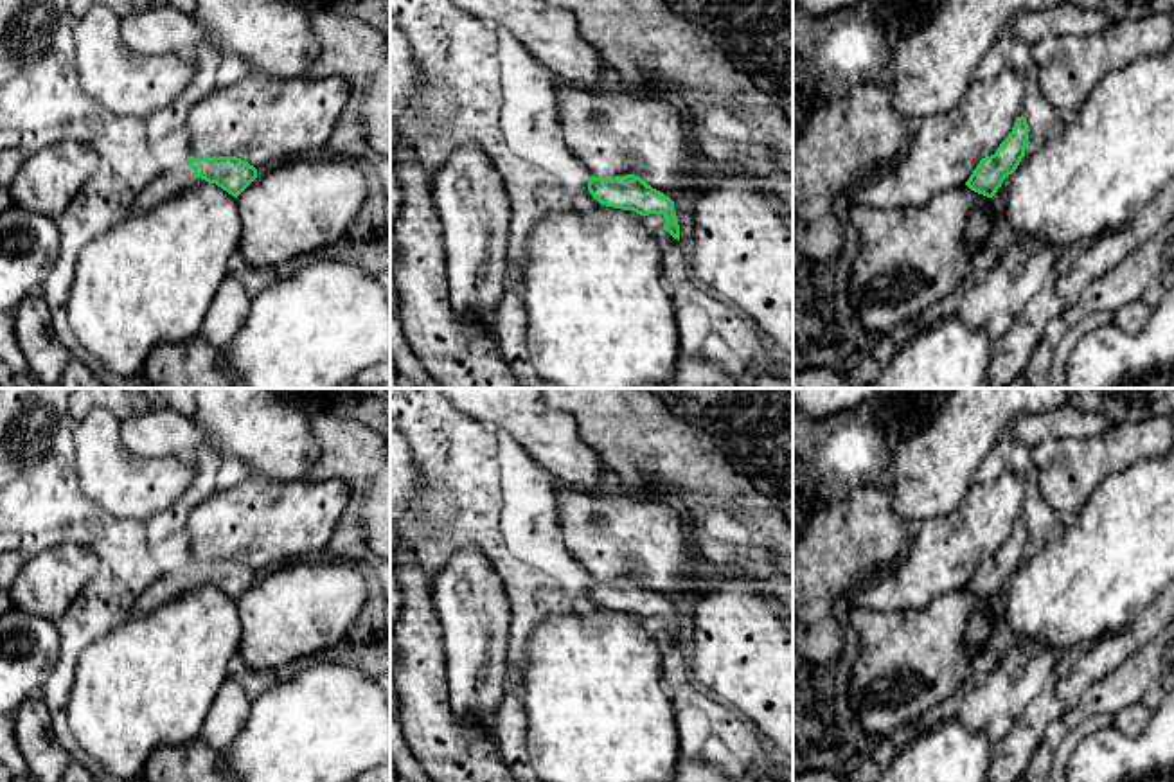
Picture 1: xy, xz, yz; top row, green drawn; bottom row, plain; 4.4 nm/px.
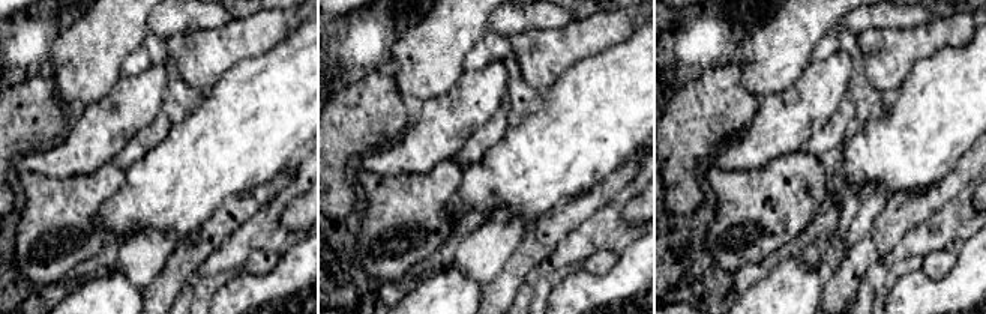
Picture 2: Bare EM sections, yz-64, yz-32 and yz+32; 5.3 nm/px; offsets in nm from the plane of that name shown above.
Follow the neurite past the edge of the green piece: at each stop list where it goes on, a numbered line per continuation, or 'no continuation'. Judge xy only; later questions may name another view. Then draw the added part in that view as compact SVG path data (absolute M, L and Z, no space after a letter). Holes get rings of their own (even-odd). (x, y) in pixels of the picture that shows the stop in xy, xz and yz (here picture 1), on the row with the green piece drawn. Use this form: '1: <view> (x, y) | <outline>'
1: xy (173, 182) | M187 162L162 171L153 182L149 182L135 198L129 212L147 212L169 198L176 198L194 187L205 183Z

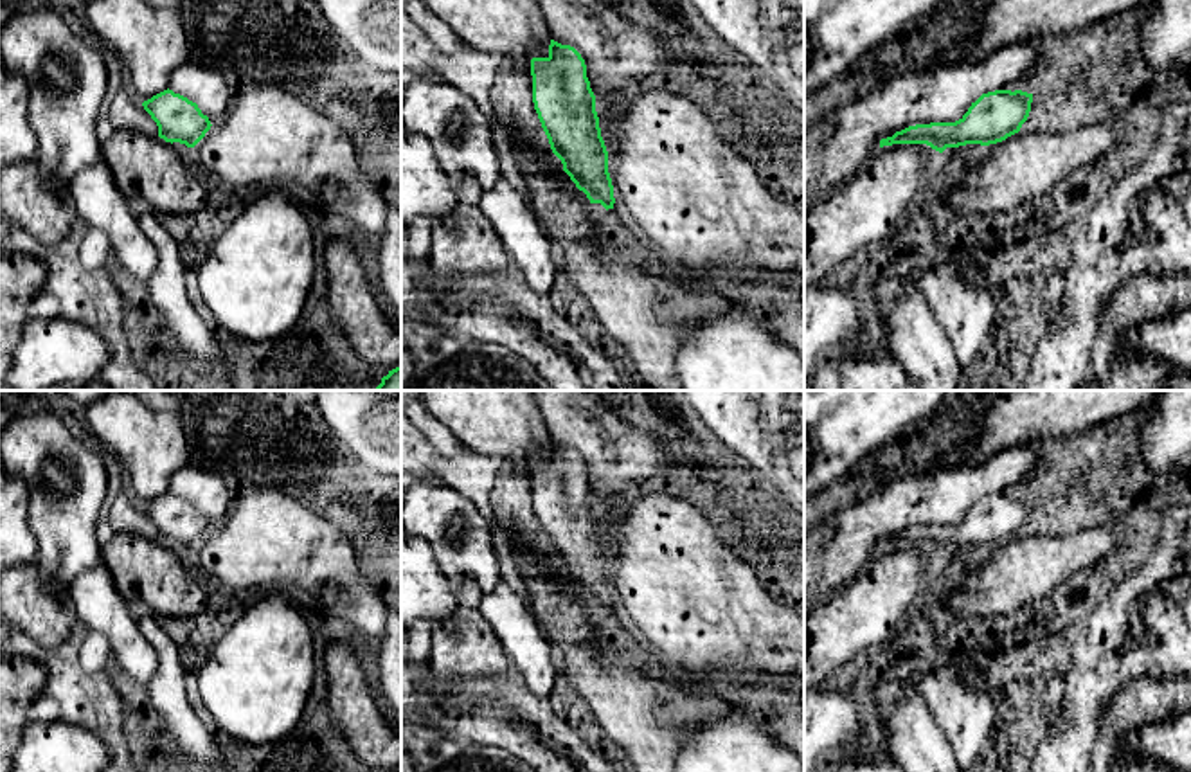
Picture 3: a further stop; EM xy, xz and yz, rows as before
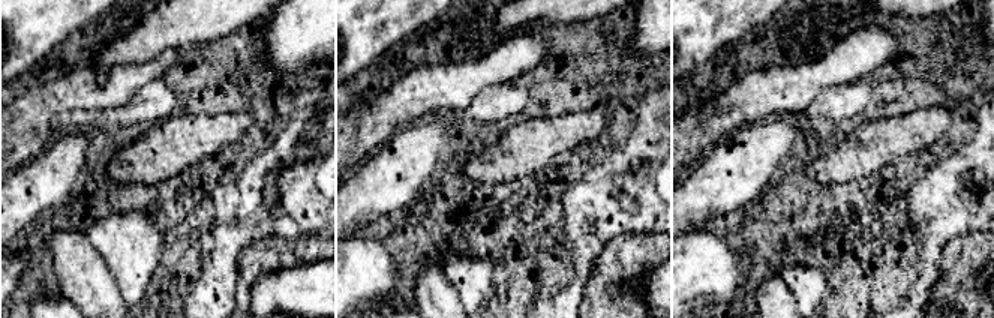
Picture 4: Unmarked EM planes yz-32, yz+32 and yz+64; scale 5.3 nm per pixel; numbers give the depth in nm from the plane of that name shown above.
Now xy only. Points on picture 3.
no continuation

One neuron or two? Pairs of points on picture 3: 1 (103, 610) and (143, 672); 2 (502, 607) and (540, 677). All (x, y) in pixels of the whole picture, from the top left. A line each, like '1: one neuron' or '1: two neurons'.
1: one neuron
2: one neuron

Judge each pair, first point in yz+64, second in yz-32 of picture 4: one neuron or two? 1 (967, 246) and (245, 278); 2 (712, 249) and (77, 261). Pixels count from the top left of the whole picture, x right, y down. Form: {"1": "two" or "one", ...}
{"1": "one", "2": "two"}

